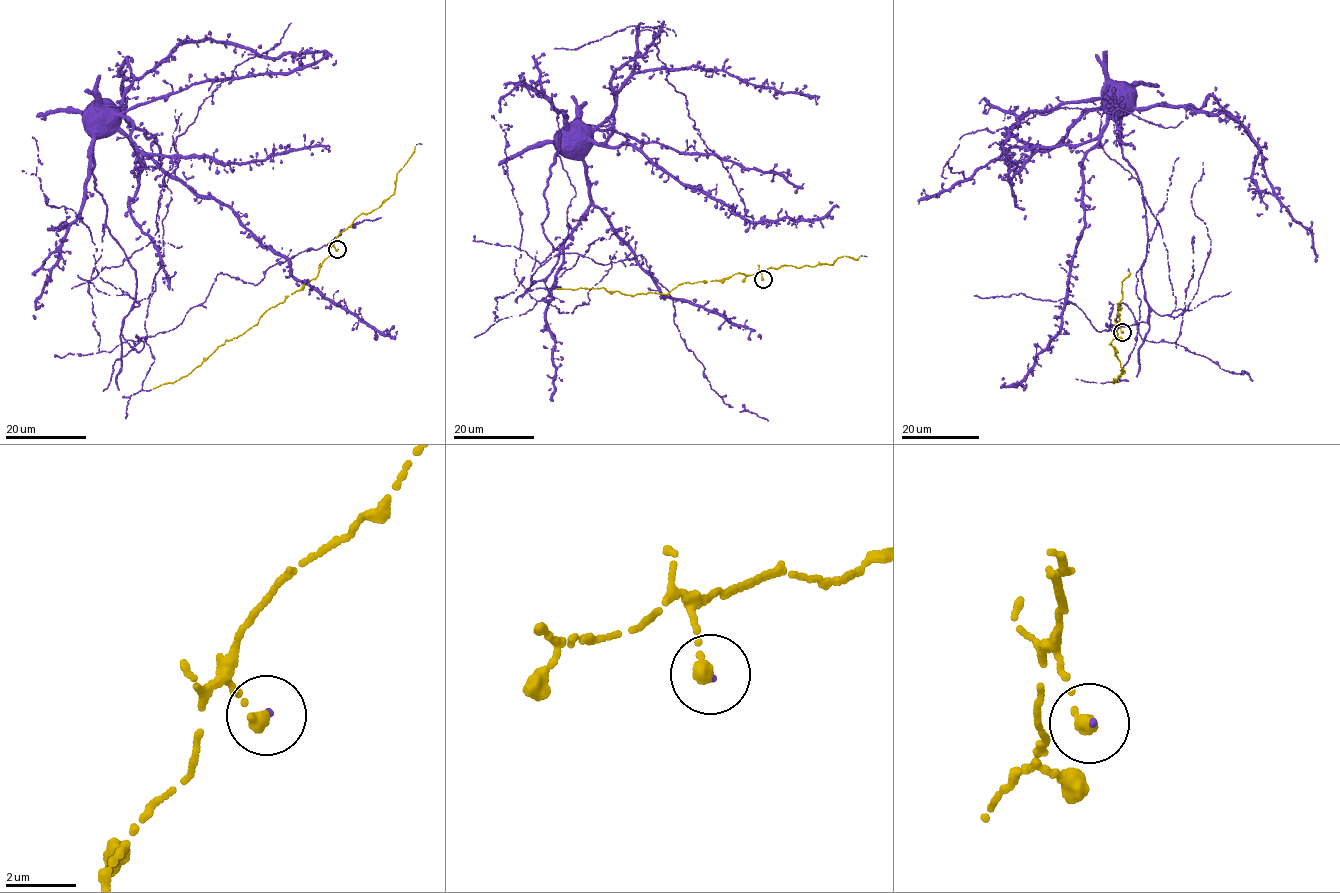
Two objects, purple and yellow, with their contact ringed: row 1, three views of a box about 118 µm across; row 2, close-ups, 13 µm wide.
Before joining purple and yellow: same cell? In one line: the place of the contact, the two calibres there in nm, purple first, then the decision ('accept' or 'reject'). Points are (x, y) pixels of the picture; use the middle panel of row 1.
at (763, 279); 90 nm thick on the purple side, 360 nm on the other; accept

